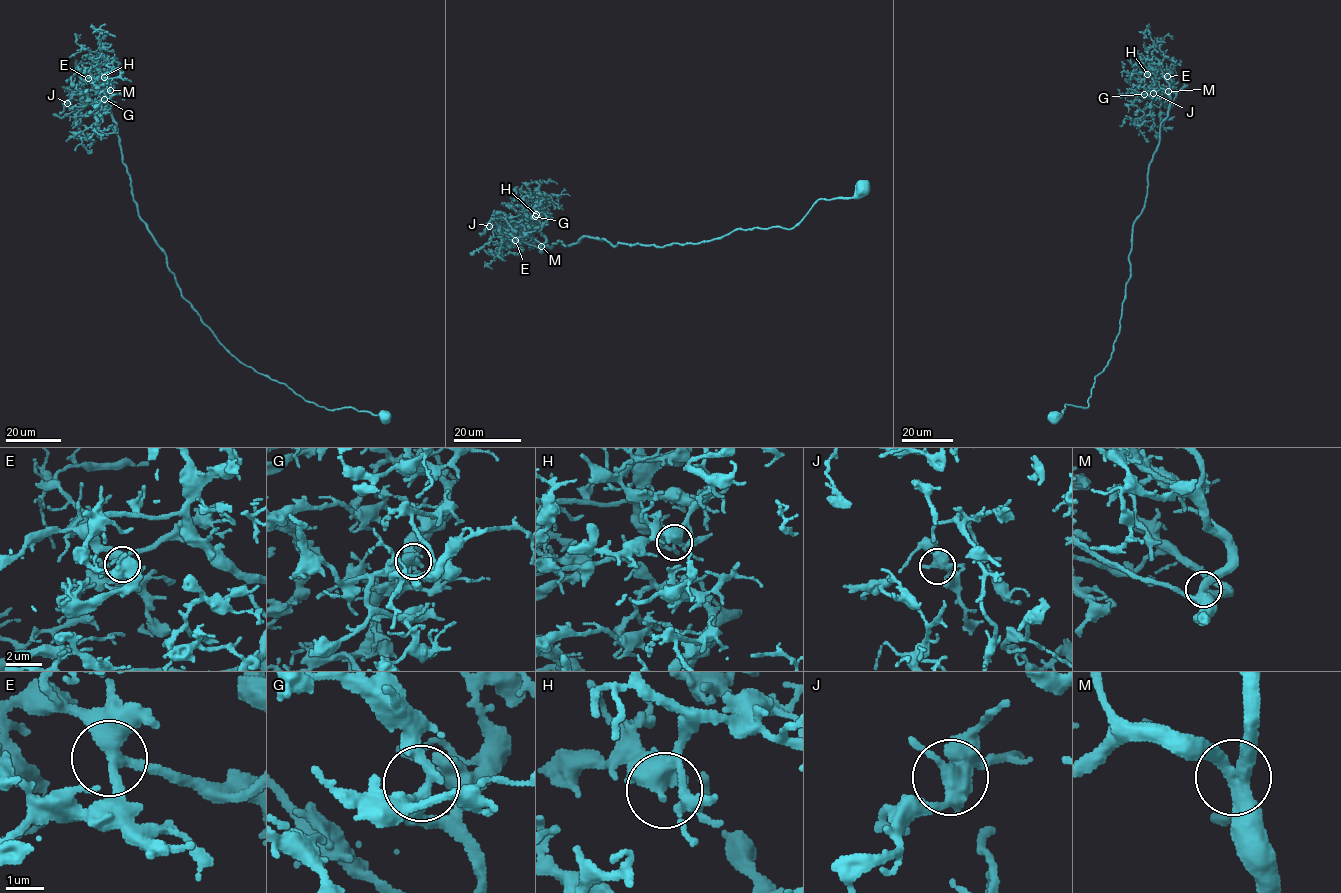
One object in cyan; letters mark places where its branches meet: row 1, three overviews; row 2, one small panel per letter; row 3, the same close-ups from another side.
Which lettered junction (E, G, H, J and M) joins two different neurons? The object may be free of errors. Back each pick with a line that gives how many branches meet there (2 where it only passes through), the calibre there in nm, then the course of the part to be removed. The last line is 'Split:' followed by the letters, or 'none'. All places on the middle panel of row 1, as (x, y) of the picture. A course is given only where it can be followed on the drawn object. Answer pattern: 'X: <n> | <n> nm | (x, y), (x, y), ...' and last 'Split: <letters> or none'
Split: none

